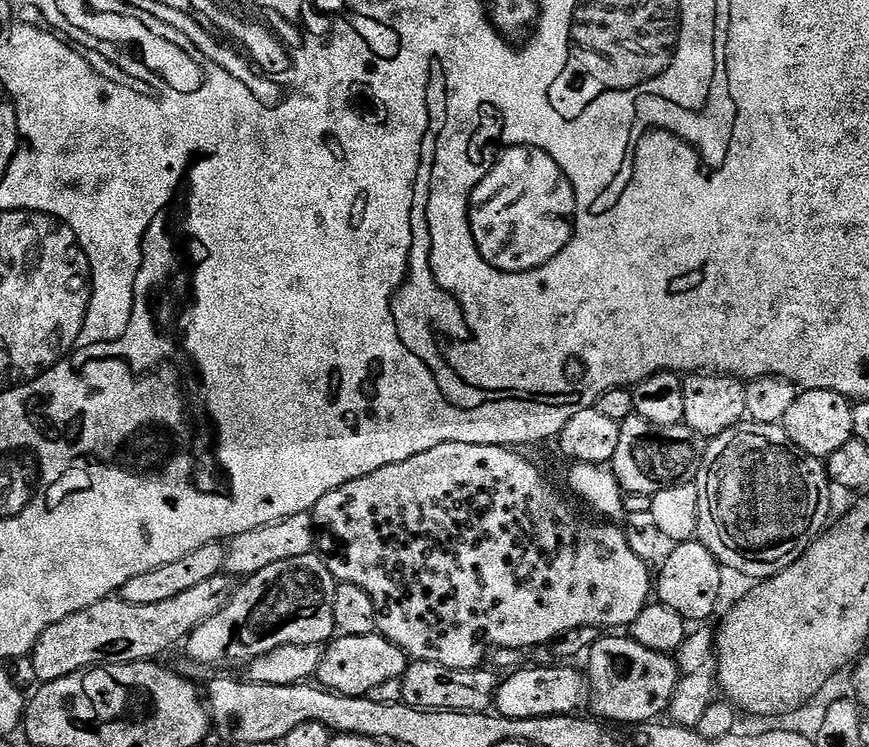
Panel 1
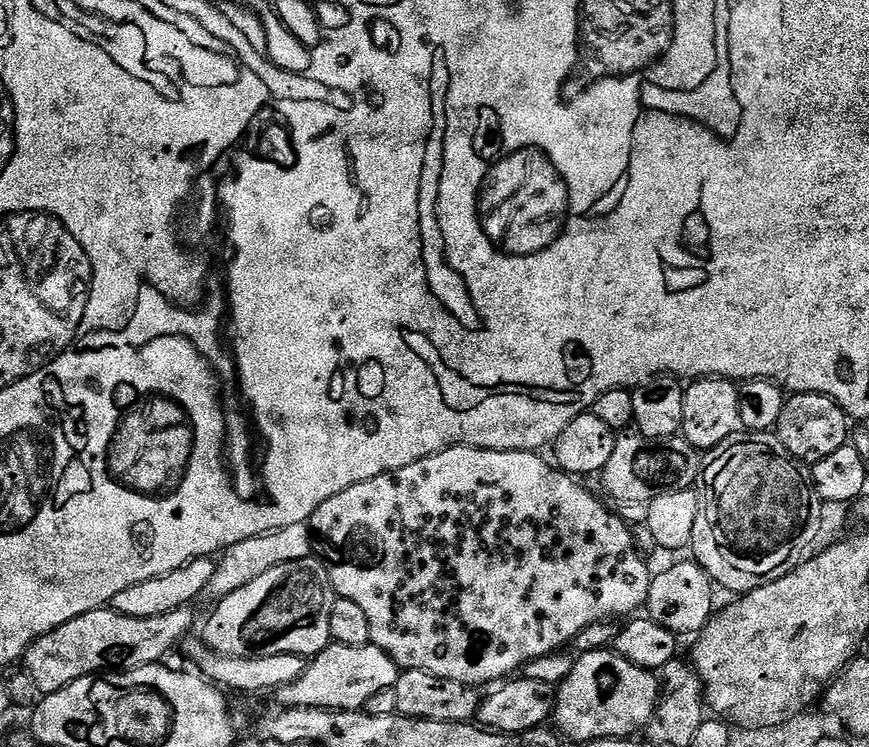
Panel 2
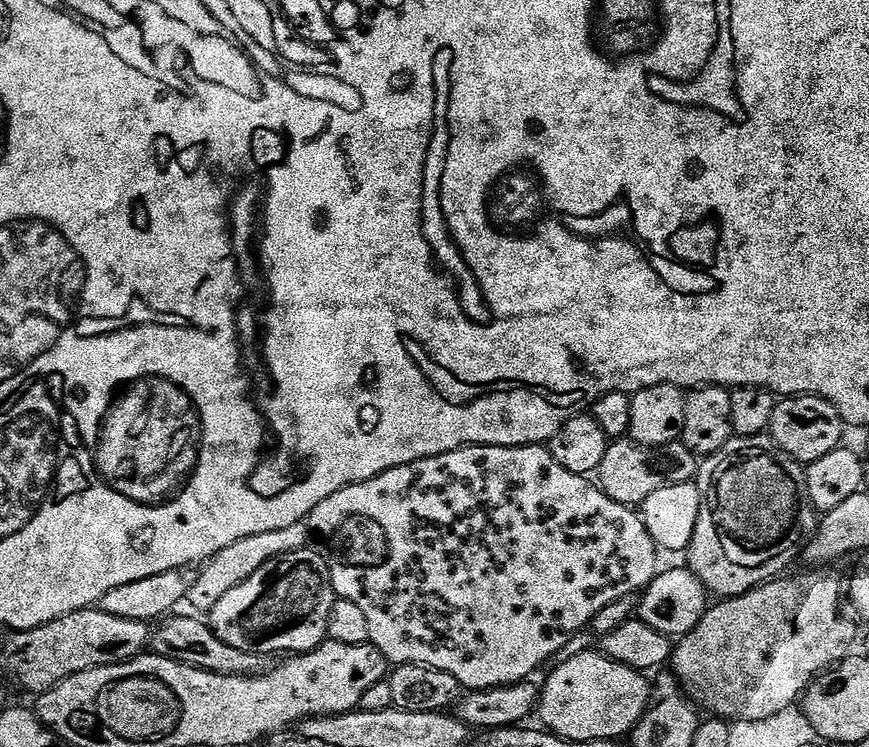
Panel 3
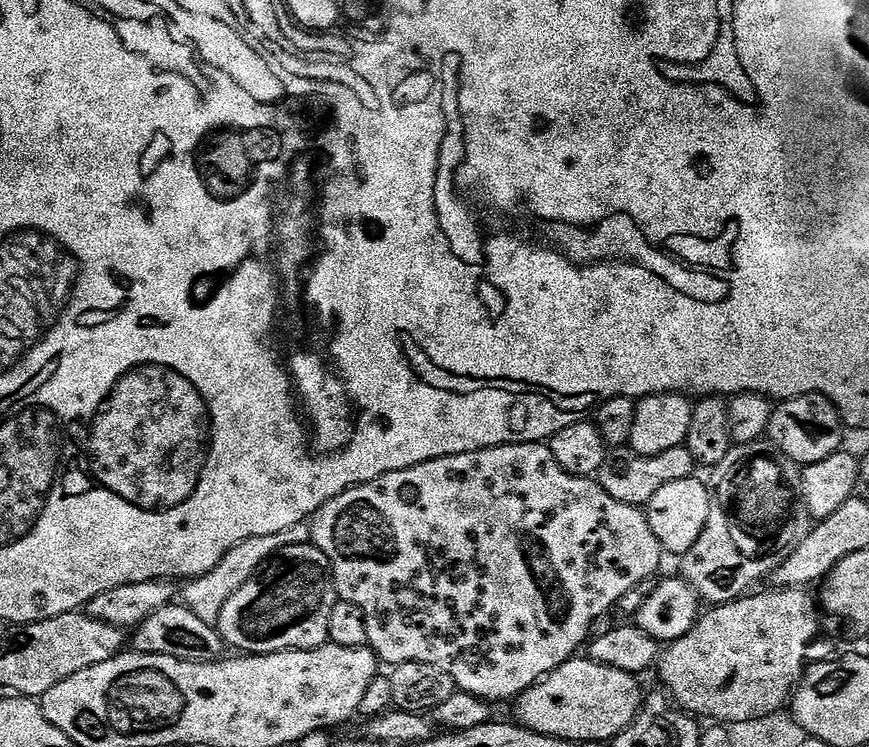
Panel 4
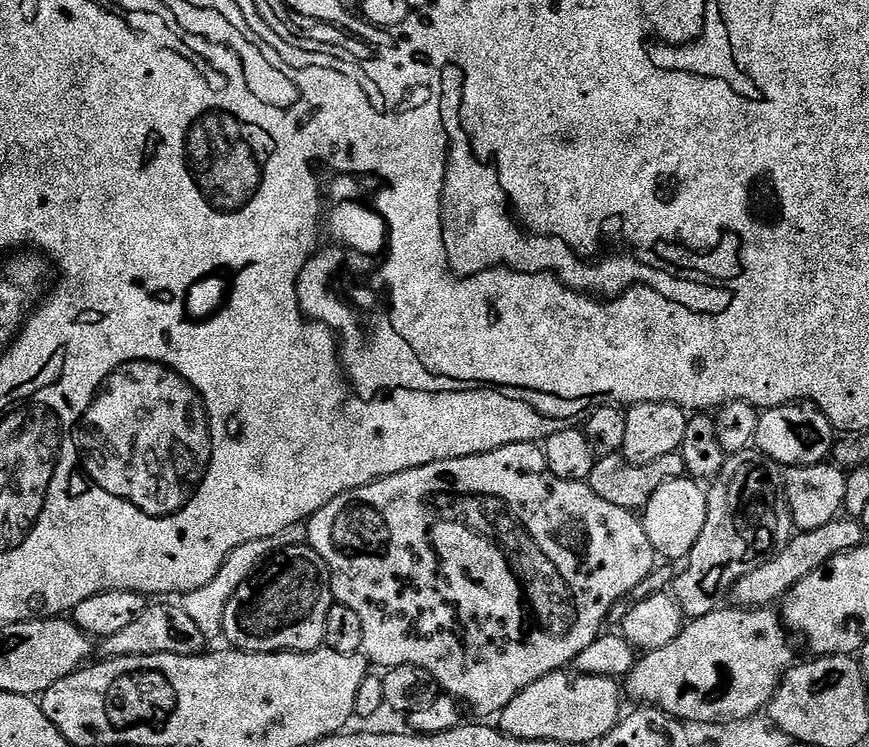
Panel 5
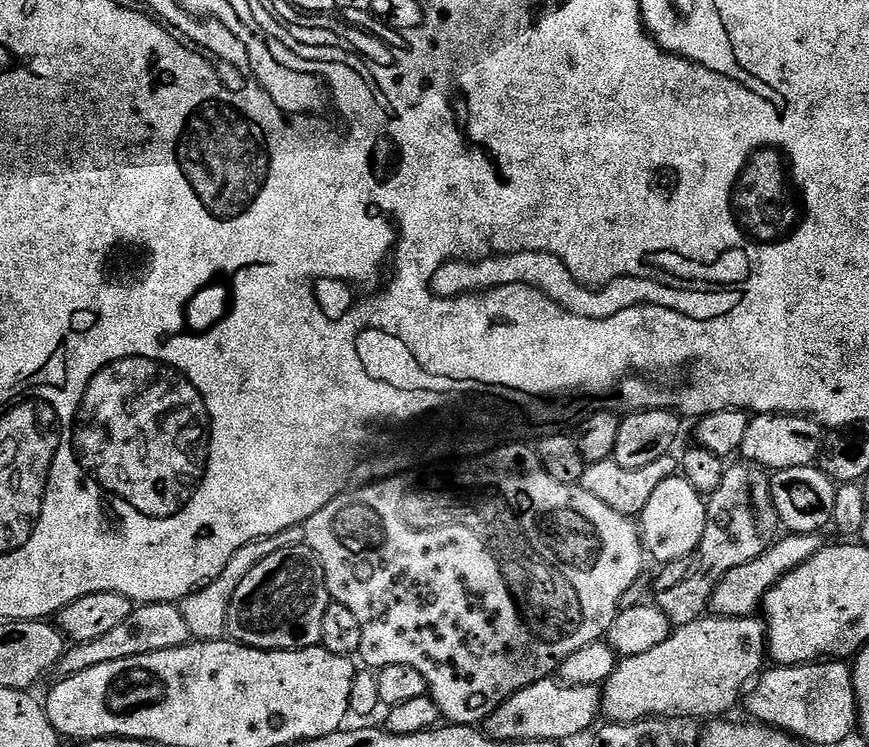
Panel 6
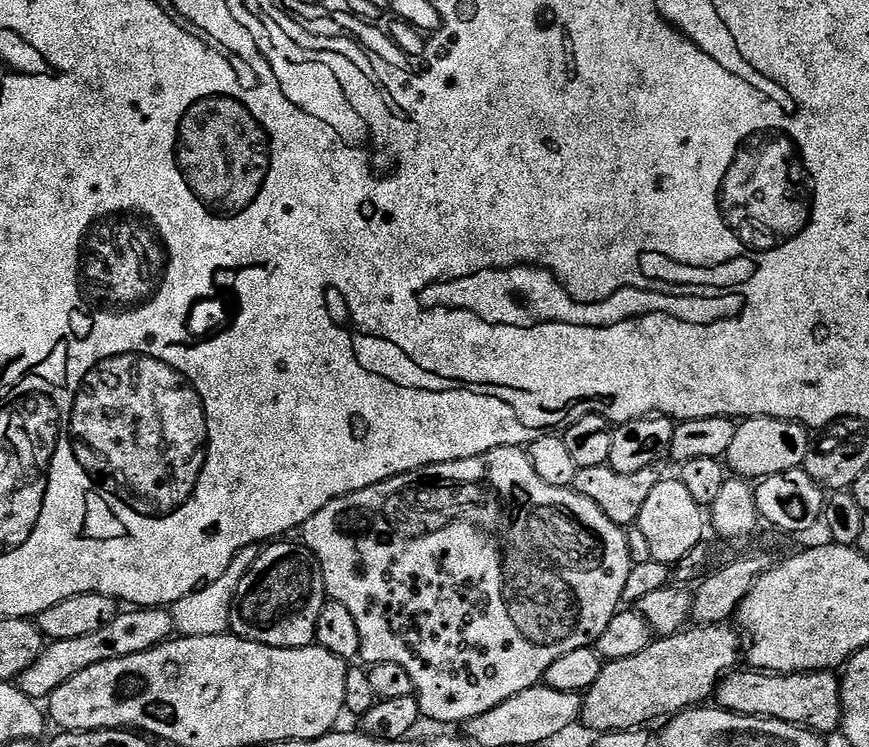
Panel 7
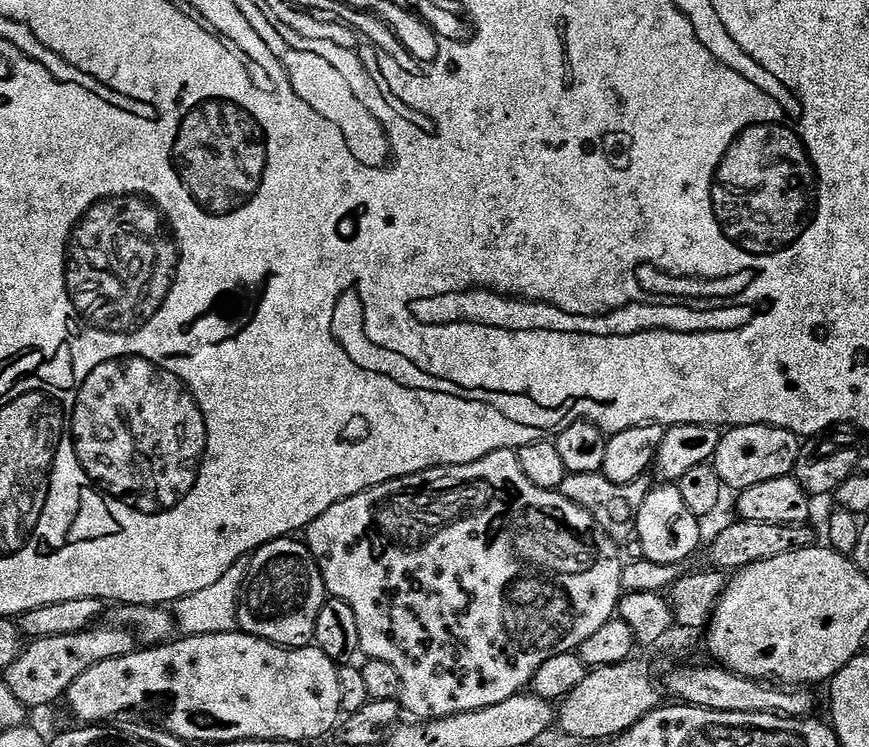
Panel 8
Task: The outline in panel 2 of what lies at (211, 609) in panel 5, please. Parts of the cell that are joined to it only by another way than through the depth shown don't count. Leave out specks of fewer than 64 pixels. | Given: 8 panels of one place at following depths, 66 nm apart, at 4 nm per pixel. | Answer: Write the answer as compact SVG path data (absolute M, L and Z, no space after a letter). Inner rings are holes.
M308 524L277 528L261 536L246 538L246 542L238 542L234 546L225 548L219 559L216 560L214 576L208 583L207 595L213 596L213 601L219 602L225 596L234 594L234 590L242 590L242 586L250 586L254 578L266 574L266 570L274 570L282 562L294 562L298 558L313 555L312 530Z

